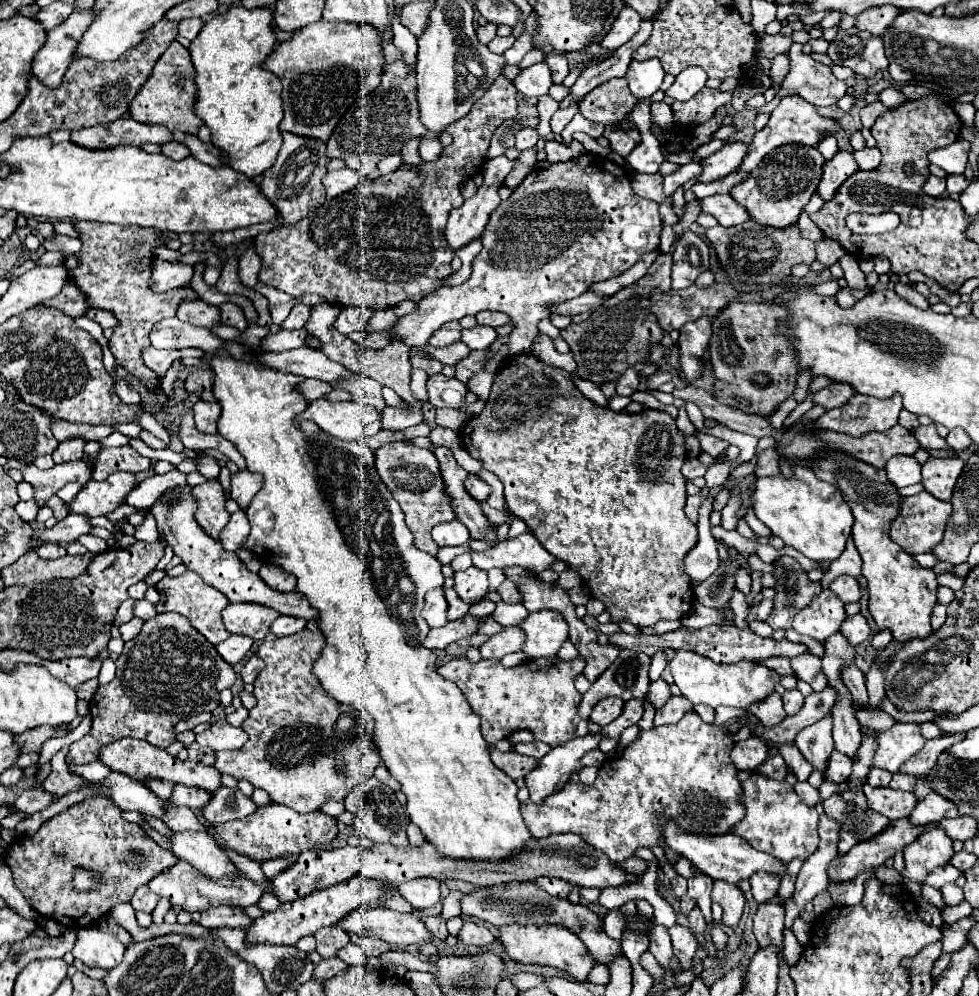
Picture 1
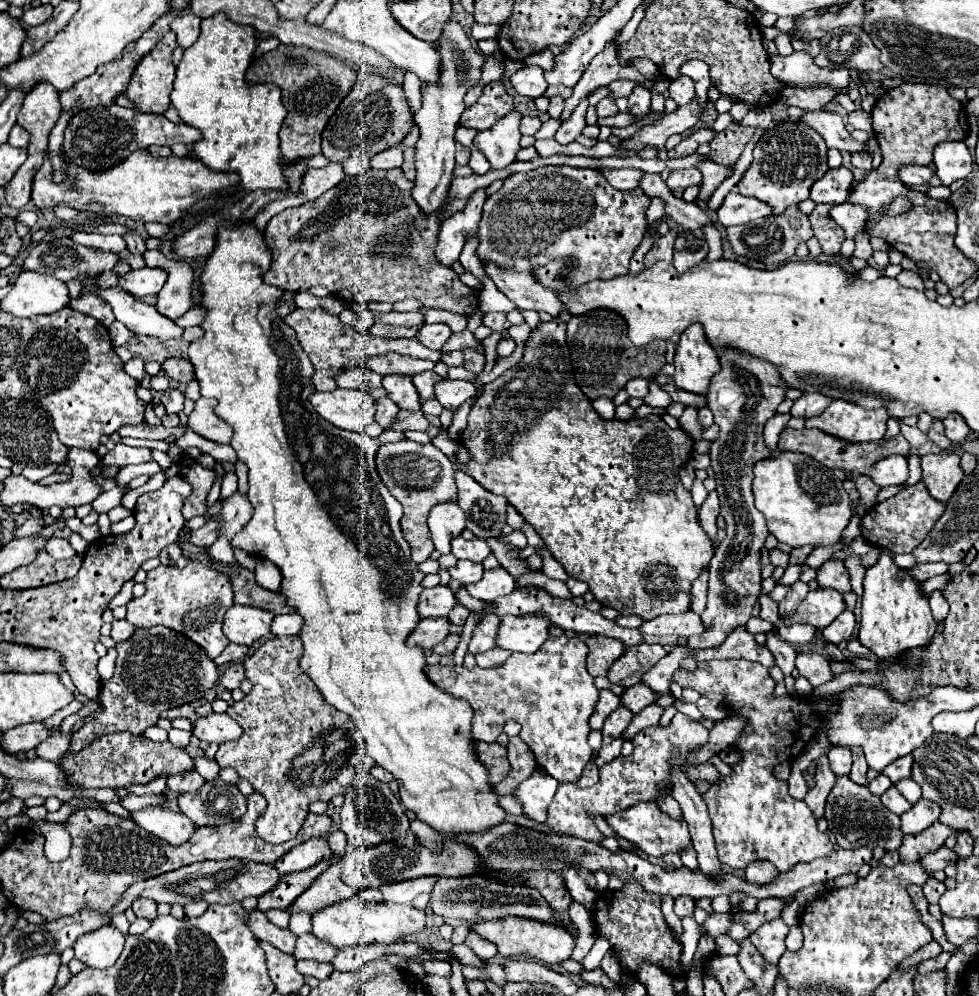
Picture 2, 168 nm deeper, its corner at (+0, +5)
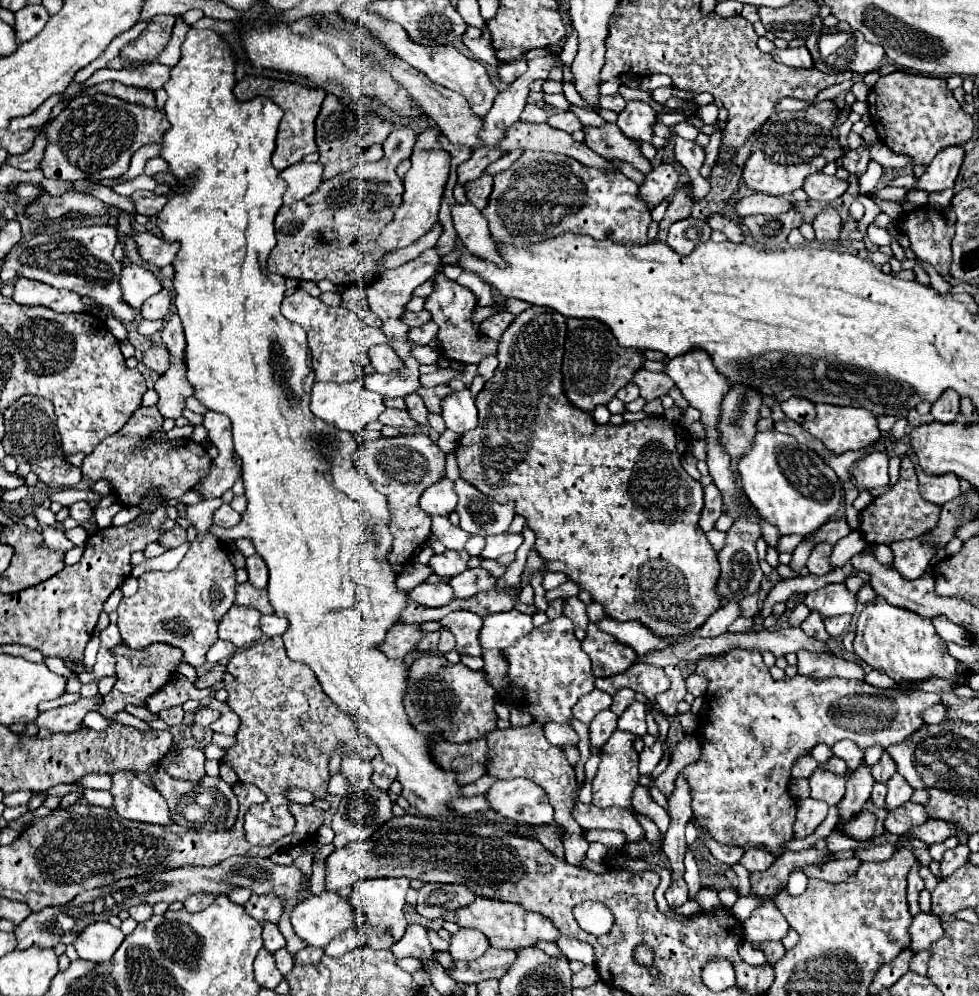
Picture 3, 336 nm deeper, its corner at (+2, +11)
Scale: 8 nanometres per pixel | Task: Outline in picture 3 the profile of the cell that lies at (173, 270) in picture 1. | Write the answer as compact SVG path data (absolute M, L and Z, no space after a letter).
M136 264L122 268L120 286L122 286L124 300L132 306L140 306L142 302L146 302L146 298L162 290L160 278L148 268L136 266Z

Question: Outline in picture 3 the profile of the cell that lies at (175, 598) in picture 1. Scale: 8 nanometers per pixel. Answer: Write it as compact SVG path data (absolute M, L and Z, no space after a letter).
M222 498L202 500L188 506L186 518L196 526L198 540L172 572L146 572L138 578L138 592L124 598L118 606L118 628L122 640L130 648L144 648L152 642L166 642L184 652L184 660L198 668L206 662L206 652L218 640L218 624L236 594L236 568L228 560L226 546L208 538L214 510L222 506Z

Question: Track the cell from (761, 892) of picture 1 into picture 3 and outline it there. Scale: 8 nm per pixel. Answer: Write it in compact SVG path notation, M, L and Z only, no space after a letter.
M746 850L740 864L748 870L748 872L764 872L772 866L776 858L772 858L772 854L768 854L766 850Z

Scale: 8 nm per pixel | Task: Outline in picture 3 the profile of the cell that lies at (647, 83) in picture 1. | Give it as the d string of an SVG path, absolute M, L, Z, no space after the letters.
M630 100L626 102L626 108L618 114L618 128L628 136L636 138L639 142L651 142L653 132L650 132L650 124L654 122L656 112L650 104L642 100Z

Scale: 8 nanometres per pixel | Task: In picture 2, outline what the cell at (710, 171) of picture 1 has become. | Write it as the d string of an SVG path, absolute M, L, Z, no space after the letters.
M688 168L688 170L676 170L670 172L670 176L666 178L666 186L670 186L670 192L676 190L686 190L688 186L694 186L702 180L702 174L698 168Z

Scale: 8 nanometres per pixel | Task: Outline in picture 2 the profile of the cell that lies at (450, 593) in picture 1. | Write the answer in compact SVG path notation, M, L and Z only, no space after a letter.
M456 604L454 610L452 610L450 616L448 616L448 620L452 620L454 626L464 626L466 618L468 618L468 608L464 608L462 604Z

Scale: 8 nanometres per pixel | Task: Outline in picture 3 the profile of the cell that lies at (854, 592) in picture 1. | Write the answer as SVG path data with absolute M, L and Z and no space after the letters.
M822 542L820 546L814 546L812 556L810 556L808 564L806 564L806 566L808 566L808 570L810 570L810 574L816 574L816 576L828 574L828 572L832 570L830 554L832 554L832 544Z

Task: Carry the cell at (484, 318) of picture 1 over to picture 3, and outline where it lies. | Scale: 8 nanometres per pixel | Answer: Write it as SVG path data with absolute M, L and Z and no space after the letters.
M498 312L498 314L492 314L490 318L482 320L480 322L480 332L494 338L494 340L500 340L500 336L504 334L504 330L512 324L516 316L510 314L510 312Z

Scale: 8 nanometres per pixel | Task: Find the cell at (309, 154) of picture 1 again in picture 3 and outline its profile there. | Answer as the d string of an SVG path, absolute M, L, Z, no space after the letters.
M134 232L134 238L138 242L140 256L160 268L172 264L180 250L180 242L164 242L162 236L156 236L152 232Z

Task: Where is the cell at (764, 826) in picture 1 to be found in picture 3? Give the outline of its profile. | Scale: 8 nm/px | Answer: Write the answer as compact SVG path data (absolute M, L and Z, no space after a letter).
M730 650L722 656L702 656L696 662L696 674L708 678L708 690L704 696L706 712L698 720L698 728L702 732L698 734L702 756L698 762L684 768L692 786L694 818L708 828L712 838L720 844L738 846L742 850L762 848L772 856L780 856L786 842L794 840L796 802L788 798L788 784L790 768L798 756L808 754L820 742L836 744L844 738L850 738L858 748L862 748L862 752L872 746L882 746L886 750L888 746L904 742L922 728L922 712L940 702L940 696L932 692L882 690L862 680L811 678L800 674L794 678L774 680L756 650Z

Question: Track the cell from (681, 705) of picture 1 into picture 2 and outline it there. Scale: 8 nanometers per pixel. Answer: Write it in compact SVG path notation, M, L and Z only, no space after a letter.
M650 704L650 706L646 706L642 712L634 714L634 718L632 718L630 726L626 728L626 732L622 734L622 738L624 738L624 740L632 740L642 728L656 726L658 720L660 720L660 716L662 716L662 712L664 712L664 710L662 710L658 704Z

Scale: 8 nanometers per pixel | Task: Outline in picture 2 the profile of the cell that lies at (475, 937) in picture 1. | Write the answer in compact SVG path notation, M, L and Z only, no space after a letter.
M470 932L466 936L466 946L480 958L480 960L490 960L496 956L496 946L484 938L480 938L476 932Z

